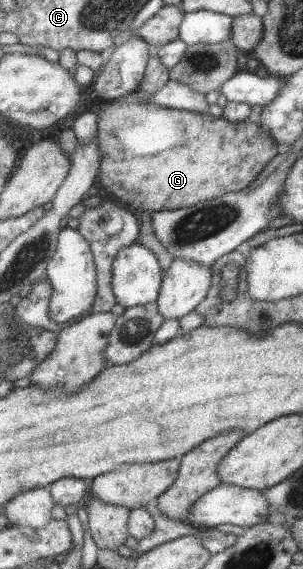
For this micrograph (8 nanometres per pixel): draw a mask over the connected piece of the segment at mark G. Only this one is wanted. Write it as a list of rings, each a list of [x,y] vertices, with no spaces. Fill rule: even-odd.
[[[108,102],[107,107],[97,113],[95,137],[100,154],[97,182],[133,212],[185,208],[228,192],[242,191],[281,151],[278,144],[259,129],[257,121],[247,118],[240,123],[230,123],[208,112],[163,108],[153,102]]]

